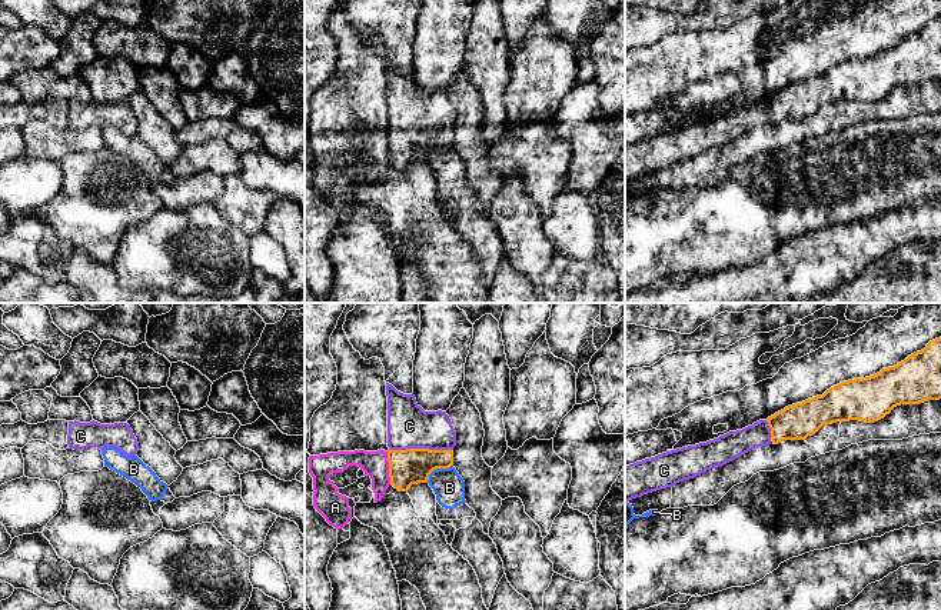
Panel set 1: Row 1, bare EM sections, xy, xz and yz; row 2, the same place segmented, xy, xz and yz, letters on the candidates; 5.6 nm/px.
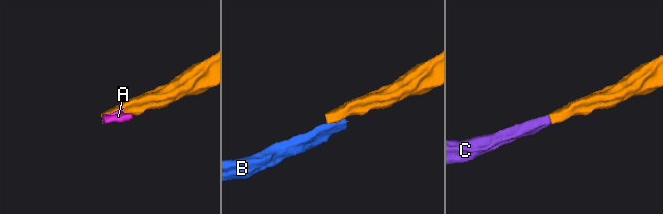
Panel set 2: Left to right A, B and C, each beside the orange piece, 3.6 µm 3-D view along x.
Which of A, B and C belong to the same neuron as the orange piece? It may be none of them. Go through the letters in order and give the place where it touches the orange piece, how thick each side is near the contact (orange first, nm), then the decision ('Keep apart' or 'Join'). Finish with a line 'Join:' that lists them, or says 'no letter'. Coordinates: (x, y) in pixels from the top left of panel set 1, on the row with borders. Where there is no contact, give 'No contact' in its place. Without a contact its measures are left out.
A: Touches orange at xz (389, 467). Thickness 200 nm (orange) against 140 nm. Keep apart
B: Touches orange at xz (436, 467). Thickness 200 nm (orange) against 180 nm. Keep apart
C: Touches orange at xz (419, 449). Thickness 200 nm (orange) against 240 nm. Join
Join: C

